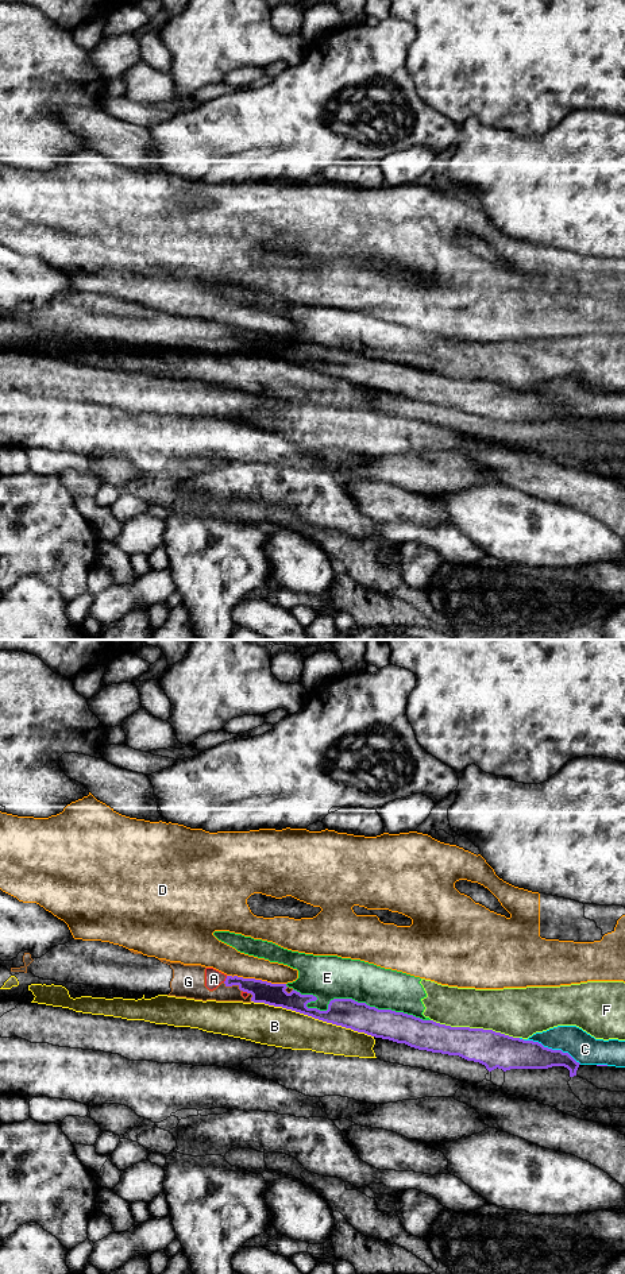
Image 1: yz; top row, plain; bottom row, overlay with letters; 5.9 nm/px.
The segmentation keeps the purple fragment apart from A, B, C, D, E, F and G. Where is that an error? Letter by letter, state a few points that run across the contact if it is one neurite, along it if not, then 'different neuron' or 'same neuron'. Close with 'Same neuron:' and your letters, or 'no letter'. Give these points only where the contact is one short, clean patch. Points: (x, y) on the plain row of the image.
A: different neuron
B: different neuron
C: different neuron
D: different neuron
E: different neuron
F: different neuron
G: different neuron
Same neuron: no letter

